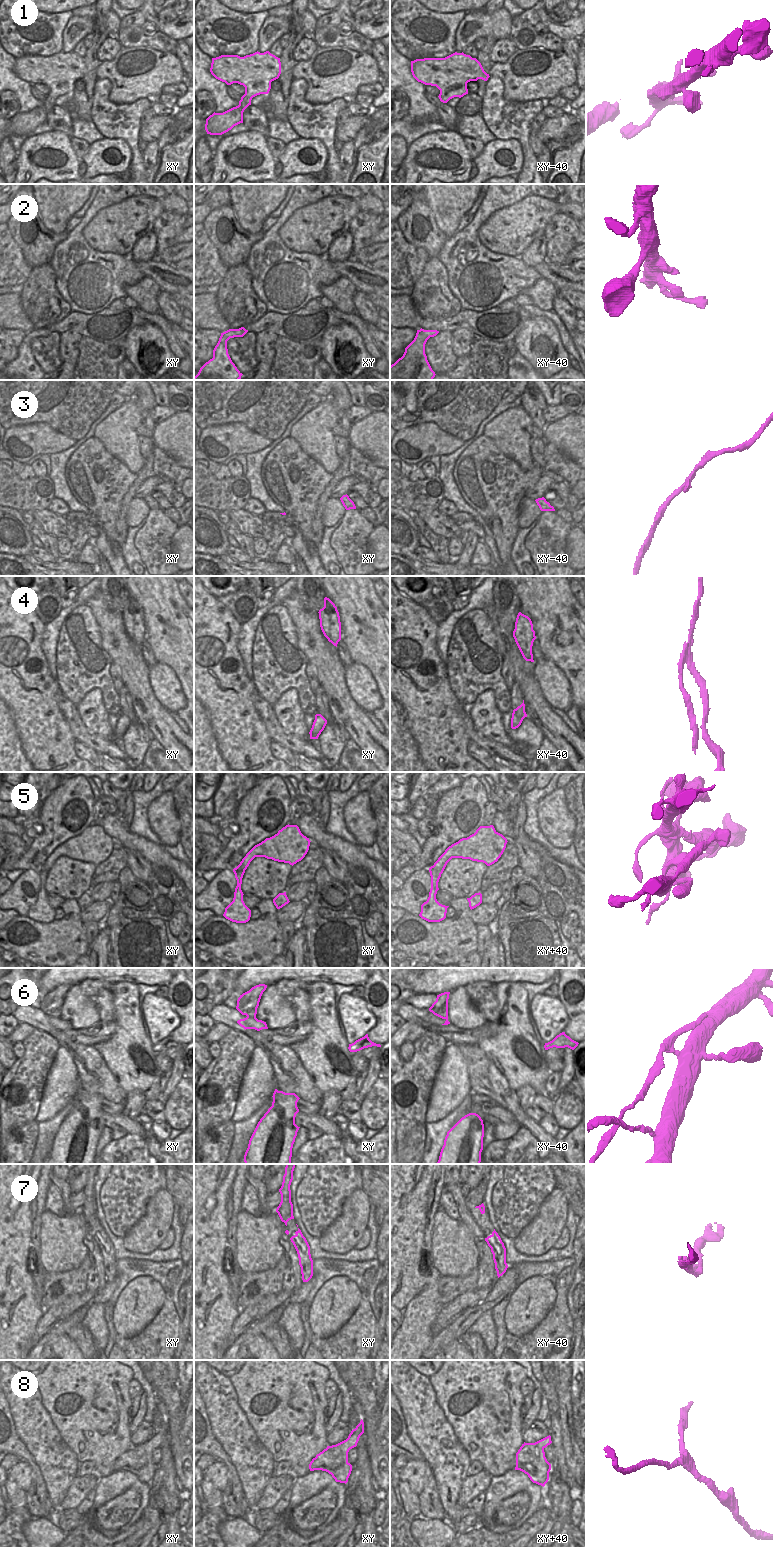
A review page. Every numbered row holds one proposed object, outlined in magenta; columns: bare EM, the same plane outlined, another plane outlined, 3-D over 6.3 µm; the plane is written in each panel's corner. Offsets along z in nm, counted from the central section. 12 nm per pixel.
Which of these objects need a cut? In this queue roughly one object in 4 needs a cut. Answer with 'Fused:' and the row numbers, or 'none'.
Fused: 4, 6, 7, 8

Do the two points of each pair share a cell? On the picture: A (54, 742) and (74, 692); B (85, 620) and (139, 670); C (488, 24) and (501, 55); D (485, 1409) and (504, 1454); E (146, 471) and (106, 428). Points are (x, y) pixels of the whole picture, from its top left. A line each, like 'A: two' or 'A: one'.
A: two
B: two
C: two
D: one
E: two

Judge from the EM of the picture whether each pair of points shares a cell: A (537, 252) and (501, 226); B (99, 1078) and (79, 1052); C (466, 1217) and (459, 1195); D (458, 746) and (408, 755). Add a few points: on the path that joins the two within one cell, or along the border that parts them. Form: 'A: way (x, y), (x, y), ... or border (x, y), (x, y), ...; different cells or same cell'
A: border (543, 234), (536, 237), (519, 256); different cells
B: way (93, 1072), (85, 1058); same cell
C: way (464, 1212), (459, 1200); same cell
D: way (446, 746), (427, 746), (420, 753); same cell

